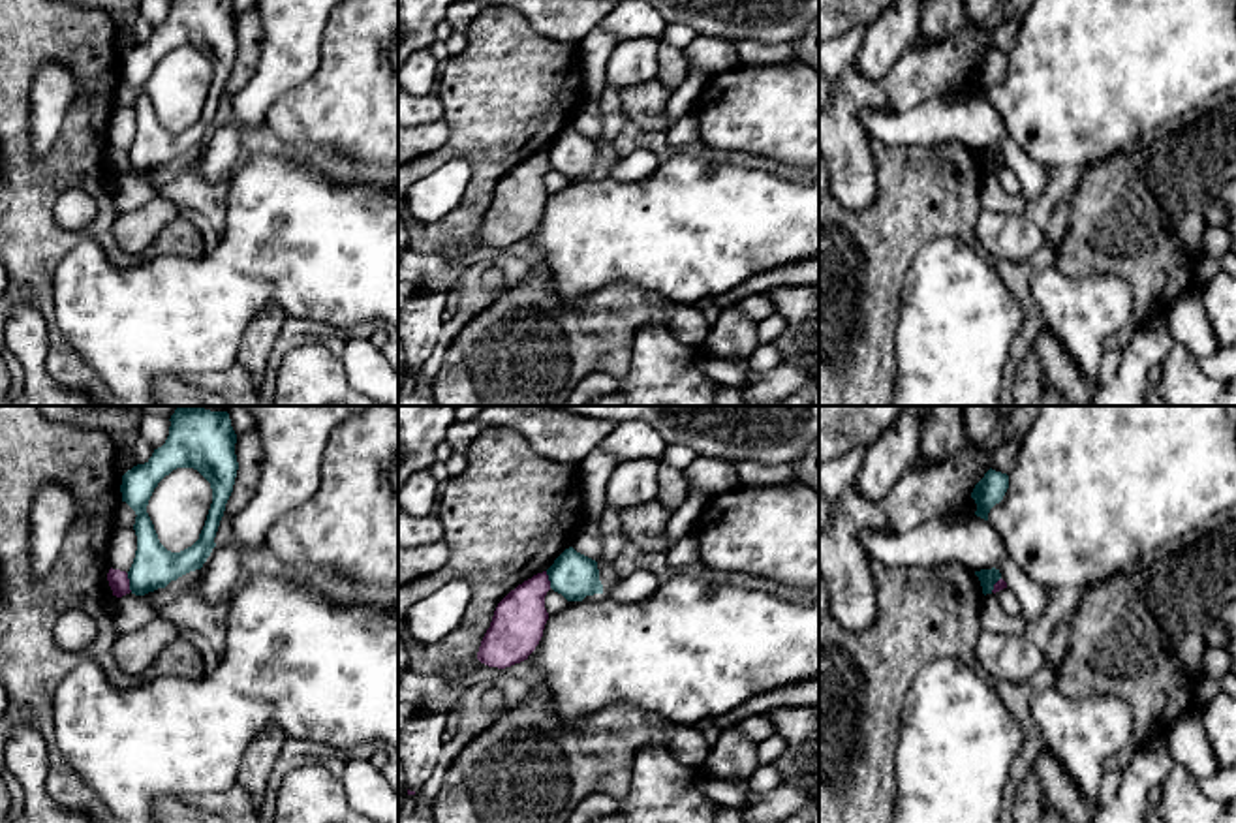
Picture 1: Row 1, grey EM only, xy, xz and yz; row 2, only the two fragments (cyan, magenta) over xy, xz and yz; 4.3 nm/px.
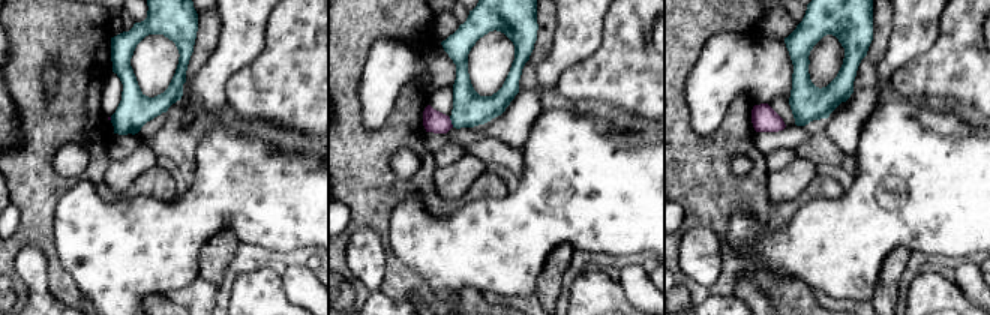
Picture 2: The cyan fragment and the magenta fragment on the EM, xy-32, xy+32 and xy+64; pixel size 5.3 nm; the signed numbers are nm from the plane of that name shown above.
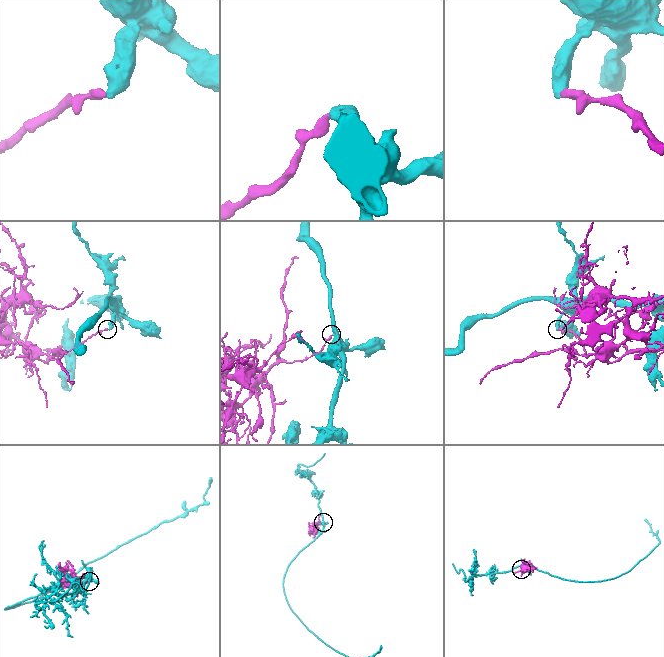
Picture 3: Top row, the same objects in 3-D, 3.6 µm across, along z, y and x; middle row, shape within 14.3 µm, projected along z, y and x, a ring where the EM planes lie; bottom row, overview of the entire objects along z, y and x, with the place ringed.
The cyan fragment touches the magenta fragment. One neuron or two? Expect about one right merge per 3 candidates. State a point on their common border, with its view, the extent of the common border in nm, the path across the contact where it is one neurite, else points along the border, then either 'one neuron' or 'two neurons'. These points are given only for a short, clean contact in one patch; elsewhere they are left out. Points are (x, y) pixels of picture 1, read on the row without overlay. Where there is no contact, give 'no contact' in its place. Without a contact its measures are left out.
meets cyan in xy at (130, 162); contact 80 nm long; border along xy (126, 153), (132, 170); two neurons

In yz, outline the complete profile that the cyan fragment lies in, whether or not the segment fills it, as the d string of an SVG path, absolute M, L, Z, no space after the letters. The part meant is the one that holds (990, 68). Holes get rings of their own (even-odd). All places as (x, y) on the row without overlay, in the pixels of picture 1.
M990 47L971 71L977 83L975 94L988 100L990 88L1003 79L1007 68L1009 54Z

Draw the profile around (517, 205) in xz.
M543 150L518 163L498 182L477 231L481 242L505 248L528 239L548 199L545 188L548 169L550 160Z

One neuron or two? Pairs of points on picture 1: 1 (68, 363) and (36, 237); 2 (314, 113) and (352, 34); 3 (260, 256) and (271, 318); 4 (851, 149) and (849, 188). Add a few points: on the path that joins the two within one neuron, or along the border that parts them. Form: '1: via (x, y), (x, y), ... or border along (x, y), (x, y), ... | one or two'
1: via (53, 331), (36, 288), (36, 269) | one
2: via (333, 94), (352, 76), (352, 53) | one
3: border along (284, 309), (265, 305), (248, 324), (241, 341) | two
4: via (851, 158), (851, 179) | one

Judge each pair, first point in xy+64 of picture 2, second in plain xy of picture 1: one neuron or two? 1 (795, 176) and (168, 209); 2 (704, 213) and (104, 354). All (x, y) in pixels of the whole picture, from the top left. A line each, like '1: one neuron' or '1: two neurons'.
1: one neuron
2: two neurons

